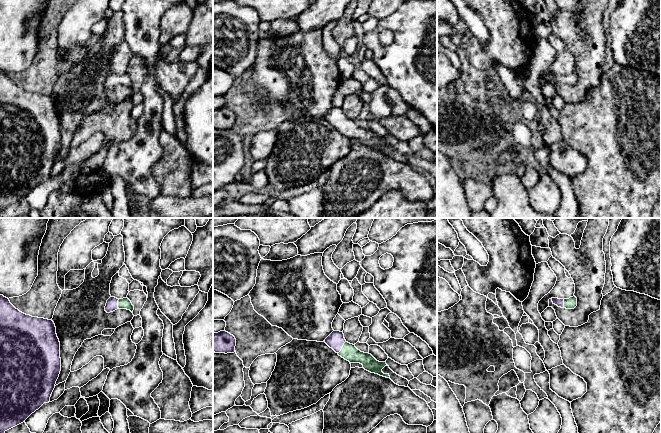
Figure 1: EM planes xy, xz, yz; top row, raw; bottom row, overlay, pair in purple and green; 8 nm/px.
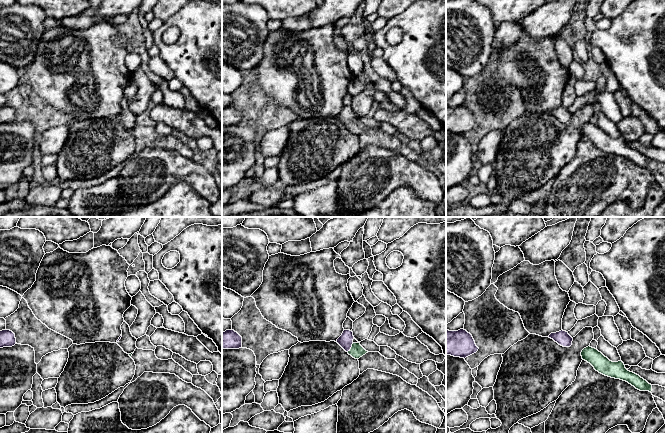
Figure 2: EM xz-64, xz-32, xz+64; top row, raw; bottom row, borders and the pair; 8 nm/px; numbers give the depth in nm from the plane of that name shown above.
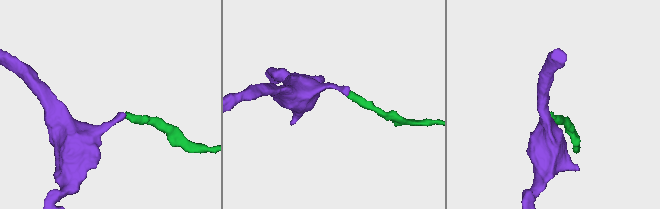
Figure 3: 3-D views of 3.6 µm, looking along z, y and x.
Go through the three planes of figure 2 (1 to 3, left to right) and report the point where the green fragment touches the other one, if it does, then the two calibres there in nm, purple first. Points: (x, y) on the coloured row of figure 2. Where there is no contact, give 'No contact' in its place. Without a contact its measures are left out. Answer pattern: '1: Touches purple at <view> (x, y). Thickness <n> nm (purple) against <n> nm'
1: No contact
2: Touches purple at xz-32 (351, 346). Thickness 110 nm (purple) against 110 nm
3: No contact

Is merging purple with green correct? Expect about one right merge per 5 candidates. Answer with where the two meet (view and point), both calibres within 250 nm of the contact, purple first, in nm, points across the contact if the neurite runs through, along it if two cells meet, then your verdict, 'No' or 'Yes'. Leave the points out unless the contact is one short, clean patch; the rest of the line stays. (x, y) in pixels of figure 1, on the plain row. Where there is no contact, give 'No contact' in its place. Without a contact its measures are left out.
Touches purple at xz (342, 122). Thickness 140 nm (purple) against 140 nm. Path across: xz (336, 116), (342, 122), (349, 128). Yes

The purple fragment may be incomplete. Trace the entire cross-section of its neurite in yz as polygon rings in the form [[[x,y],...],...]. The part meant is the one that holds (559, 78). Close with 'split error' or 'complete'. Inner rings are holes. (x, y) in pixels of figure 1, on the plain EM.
[[[575,72],[570,73],[569,75],[552,74],[552,78],[558,83],[566,85],[574,85],[577,82],[577,74]]]; split error

